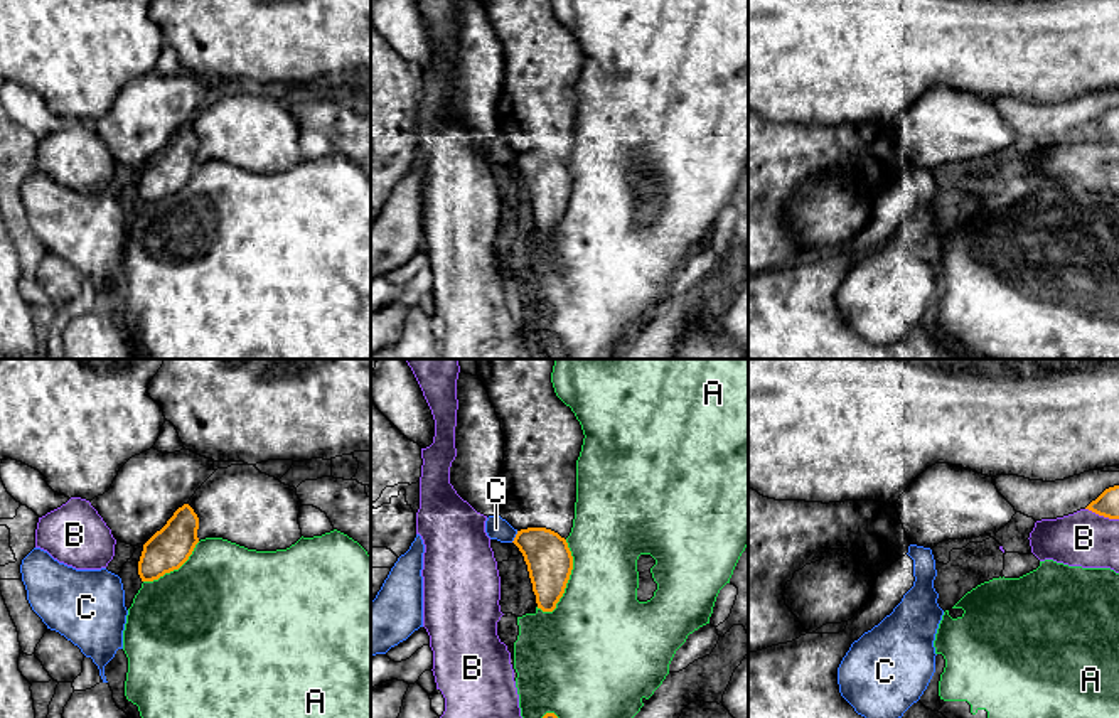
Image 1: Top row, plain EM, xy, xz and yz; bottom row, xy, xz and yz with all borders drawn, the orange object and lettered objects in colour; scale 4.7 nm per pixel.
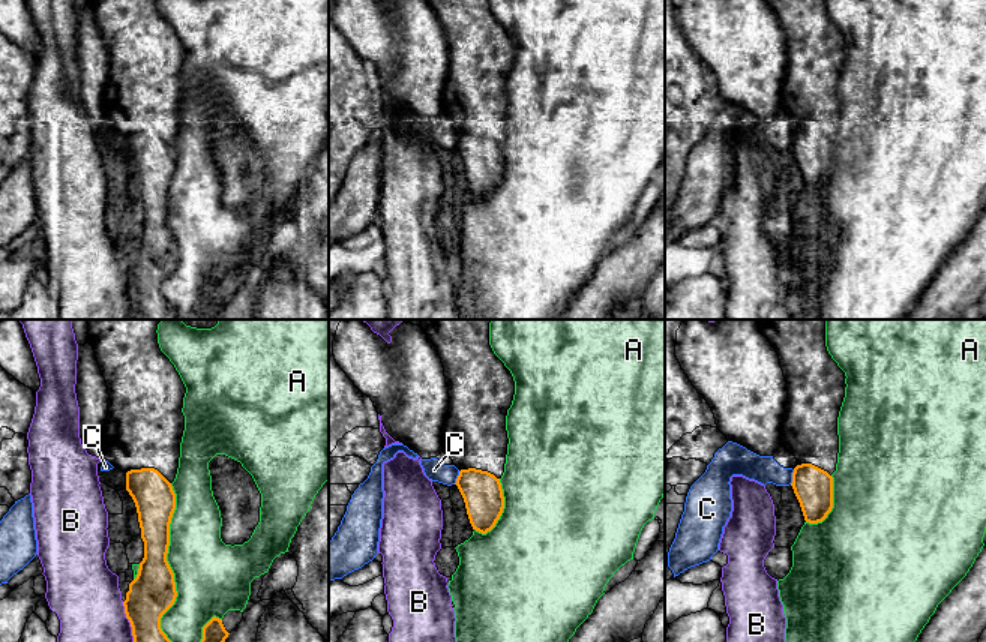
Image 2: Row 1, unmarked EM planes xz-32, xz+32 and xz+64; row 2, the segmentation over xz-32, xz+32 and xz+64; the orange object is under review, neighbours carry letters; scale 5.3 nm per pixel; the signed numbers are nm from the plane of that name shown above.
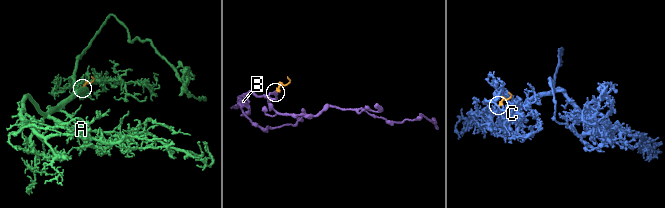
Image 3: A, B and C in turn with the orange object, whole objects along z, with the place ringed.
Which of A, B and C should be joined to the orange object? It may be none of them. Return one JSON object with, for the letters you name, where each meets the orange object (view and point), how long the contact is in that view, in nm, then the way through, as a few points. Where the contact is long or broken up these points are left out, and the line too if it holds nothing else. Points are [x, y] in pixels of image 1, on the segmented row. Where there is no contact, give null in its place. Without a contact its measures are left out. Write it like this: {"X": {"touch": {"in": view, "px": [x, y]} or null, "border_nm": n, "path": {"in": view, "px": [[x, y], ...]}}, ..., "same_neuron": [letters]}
{"same_neuron": []}

